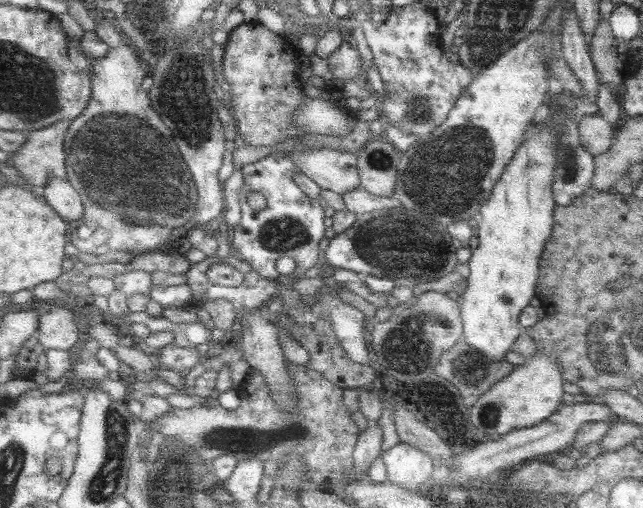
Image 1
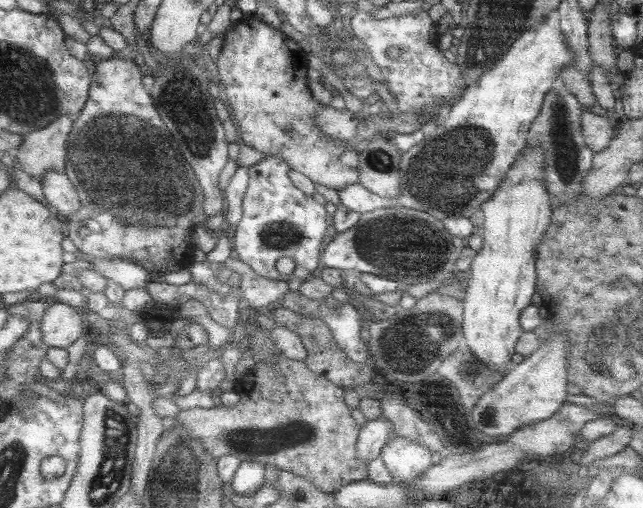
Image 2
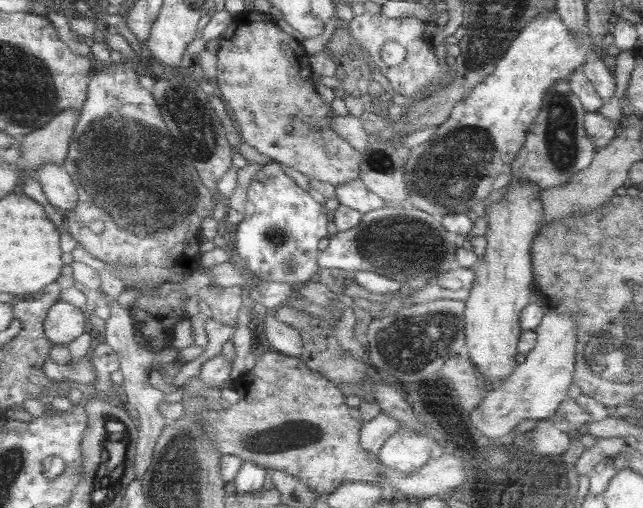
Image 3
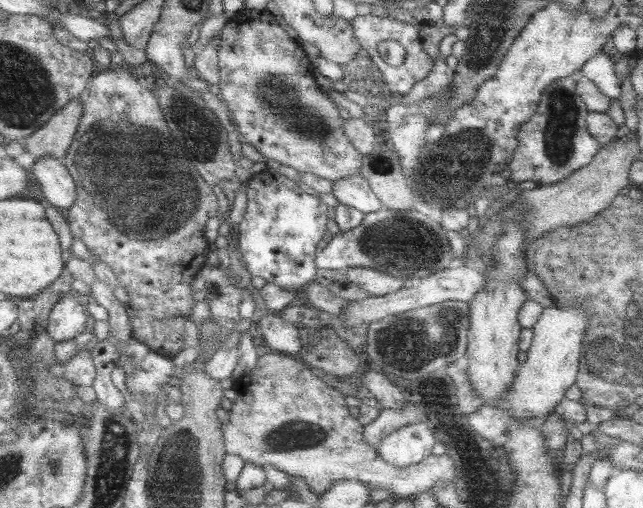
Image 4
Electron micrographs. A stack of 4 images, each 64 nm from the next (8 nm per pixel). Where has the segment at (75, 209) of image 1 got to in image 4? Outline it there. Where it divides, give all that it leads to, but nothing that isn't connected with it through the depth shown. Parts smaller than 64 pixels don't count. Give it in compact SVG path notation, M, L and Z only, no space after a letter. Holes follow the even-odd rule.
M55 156L35 158L31 170L35 180L41 184L43 200L47 206L55 206L61 212L71 212L71 208L79 204L79 188L75 176L63 160Z

